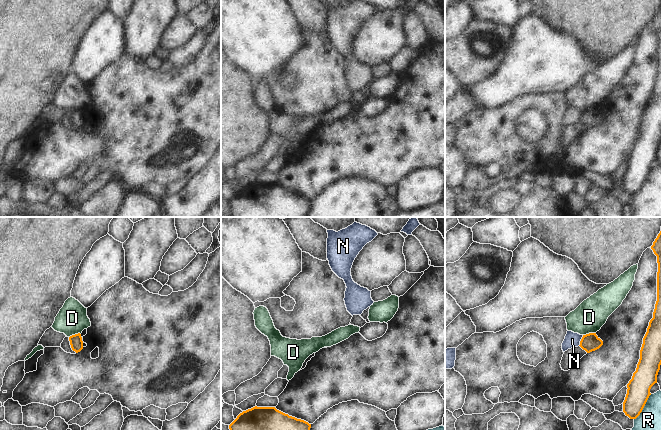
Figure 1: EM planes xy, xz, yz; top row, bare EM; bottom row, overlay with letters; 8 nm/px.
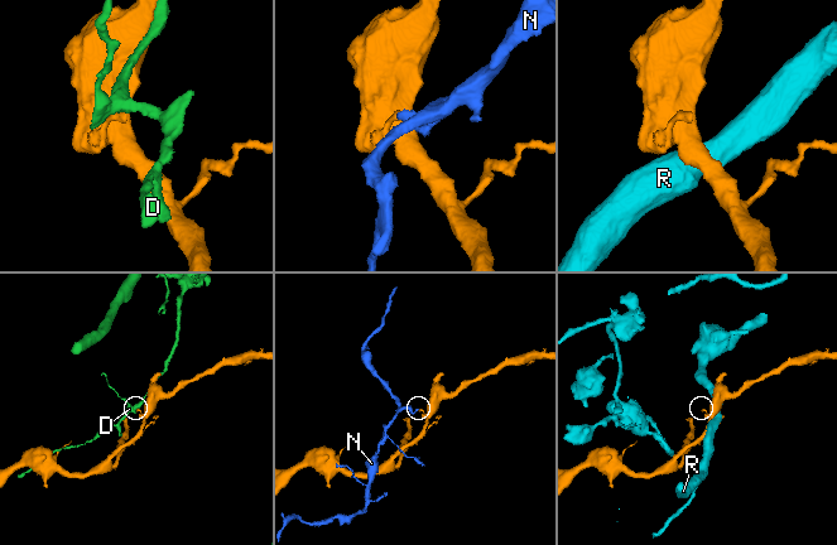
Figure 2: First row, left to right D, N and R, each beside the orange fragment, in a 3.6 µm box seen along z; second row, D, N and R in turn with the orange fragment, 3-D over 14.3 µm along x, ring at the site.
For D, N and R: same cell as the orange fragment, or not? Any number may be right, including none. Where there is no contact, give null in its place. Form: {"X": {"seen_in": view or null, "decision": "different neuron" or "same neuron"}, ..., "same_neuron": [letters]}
{"D": {"seen_in": "yz", "decision": "different neuron"}, "N": {"seen_in": "yz", "decision": "different neuron"}, "R": {"seen_in": "yz", "decision": "different neuron"}, "same_neuron": []}

